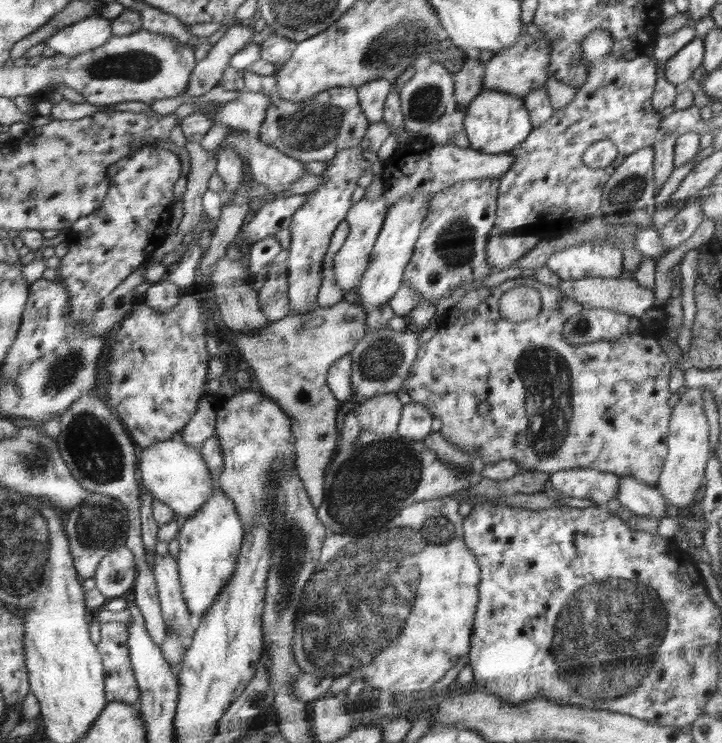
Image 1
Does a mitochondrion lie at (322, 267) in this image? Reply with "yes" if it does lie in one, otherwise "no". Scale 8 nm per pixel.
no

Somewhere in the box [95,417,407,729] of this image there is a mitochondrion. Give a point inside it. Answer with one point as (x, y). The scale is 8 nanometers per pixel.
(292, 542)

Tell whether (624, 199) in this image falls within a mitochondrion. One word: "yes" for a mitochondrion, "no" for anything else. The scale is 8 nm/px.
yes

